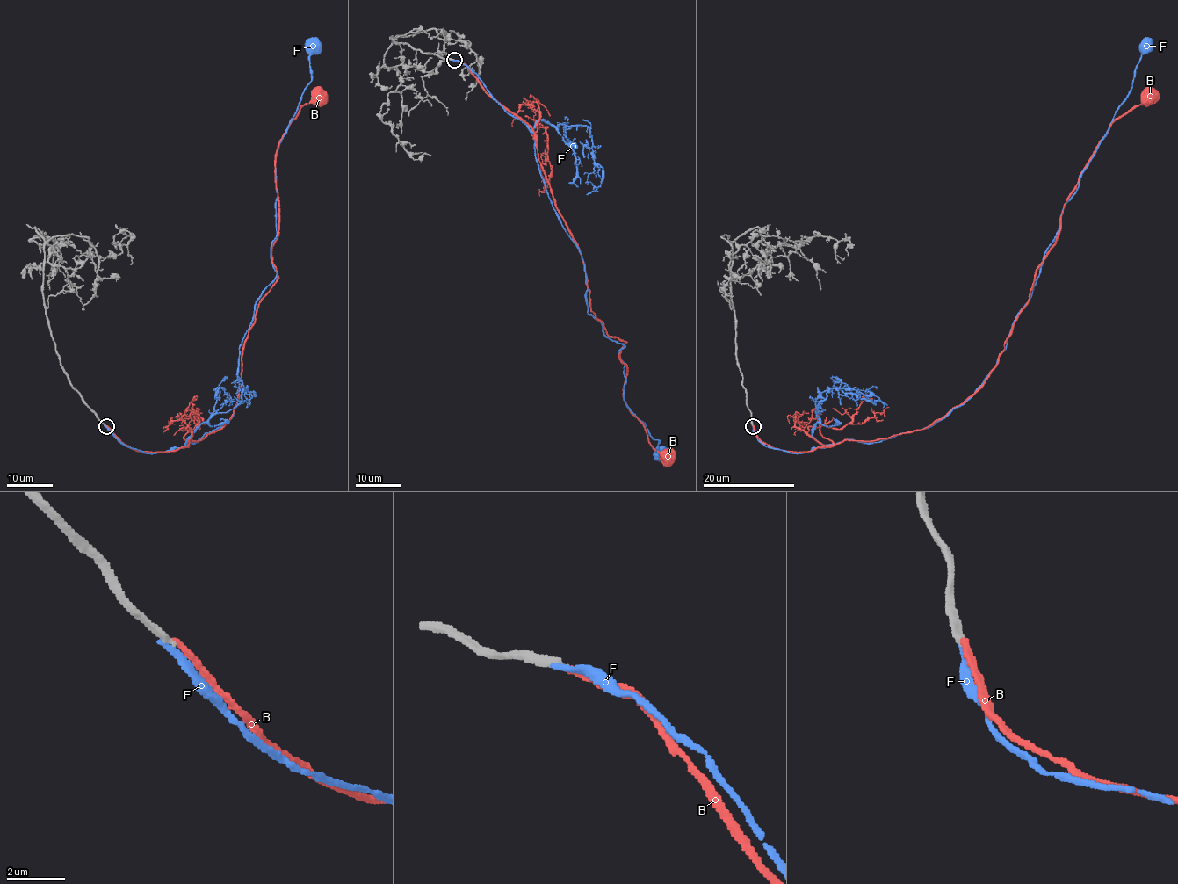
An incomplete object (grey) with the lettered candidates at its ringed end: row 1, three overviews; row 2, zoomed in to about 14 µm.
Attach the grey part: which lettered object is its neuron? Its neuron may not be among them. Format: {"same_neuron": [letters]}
{"same_neuron": []}

